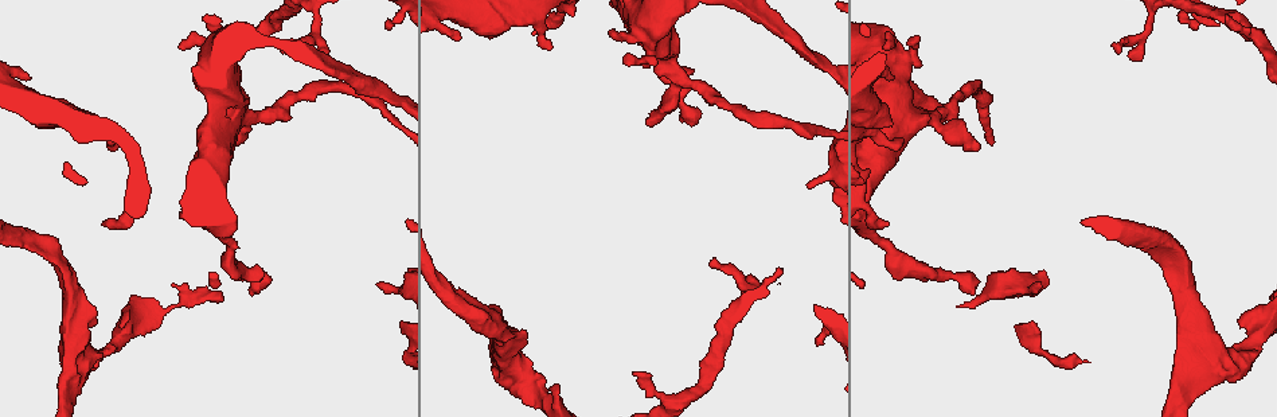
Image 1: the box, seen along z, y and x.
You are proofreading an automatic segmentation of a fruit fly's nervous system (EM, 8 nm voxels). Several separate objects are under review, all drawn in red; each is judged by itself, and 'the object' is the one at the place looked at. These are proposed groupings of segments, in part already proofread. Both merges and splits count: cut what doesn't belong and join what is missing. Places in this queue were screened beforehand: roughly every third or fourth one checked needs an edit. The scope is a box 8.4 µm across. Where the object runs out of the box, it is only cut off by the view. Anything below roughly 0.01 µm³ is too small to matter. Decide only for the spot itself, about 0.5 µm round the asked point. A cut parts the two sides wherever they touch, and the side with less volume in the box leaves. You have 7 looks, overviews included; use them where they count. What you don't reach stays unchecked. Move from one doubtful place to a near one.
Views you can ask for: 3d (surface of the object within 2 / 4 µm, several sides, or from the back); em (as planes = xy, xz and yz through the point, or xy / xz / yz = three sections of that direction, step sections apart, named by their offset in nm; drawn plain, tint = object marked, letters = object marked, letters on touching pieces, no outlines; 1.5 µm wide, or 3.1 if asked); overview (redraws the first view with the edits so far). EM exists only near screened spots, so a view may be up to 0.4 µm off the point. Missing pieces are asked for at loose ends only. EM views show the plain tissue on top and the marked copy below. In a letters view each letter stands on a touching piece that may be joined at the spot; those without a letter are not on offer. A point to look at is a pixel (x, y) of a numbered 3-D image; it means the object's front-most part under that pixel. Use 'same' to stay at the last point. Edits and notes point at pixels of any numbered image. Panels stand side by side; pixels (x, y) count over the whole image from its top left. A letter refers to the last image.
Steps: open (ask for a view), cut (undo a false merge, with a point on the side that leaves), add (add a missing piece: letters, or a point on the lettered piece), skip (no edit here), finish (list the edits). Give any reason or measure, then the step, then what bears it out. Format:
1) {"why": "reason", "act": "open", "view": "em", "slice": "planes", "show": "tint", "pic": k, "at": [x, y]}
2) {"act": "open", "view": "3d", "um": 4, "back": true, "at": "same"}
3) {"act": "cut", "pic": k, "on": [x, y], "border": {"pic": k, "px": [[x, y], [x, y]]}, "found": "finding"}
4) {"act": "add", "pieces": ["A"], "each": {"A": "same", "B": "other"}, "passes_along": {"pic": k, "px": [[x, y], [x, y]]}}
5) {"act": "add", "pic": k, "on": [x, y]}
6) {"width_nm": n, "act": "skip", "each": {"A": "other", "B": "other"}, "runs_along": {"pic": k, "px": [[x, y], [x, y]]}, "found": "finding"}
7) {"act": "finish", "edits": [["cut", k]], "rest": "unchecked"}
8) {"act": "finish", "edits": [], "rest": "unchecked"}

{"why": "an open end", "act": "open", "view": "3d", "um": 2, "back": true, "pic": 1, "at": [887, 76]}

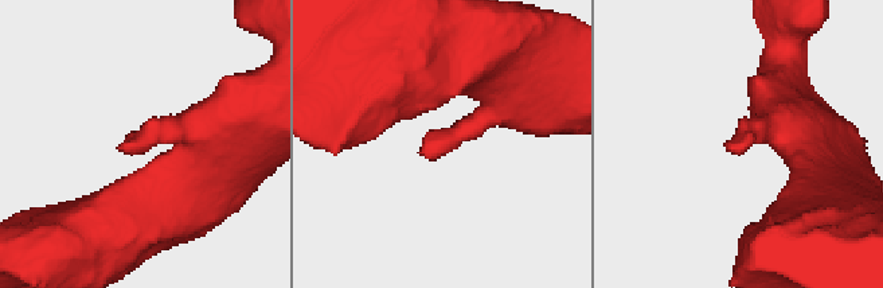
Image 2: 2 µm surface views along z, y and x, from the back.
{"act": "open", "view": "em", "slice": "yz", "step": 8, "show": "letters", "pic": 2, "at": [424, 139]}

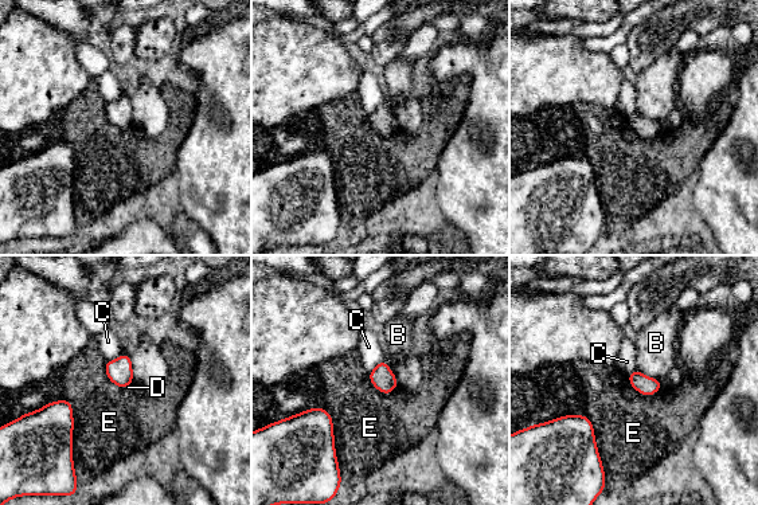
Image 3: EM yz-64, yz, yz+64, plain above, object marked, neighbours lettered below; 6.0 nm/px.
{"act": "open", "view": "em", "slice": "xz", "step": 8, "show": "letters", "at": "same"}

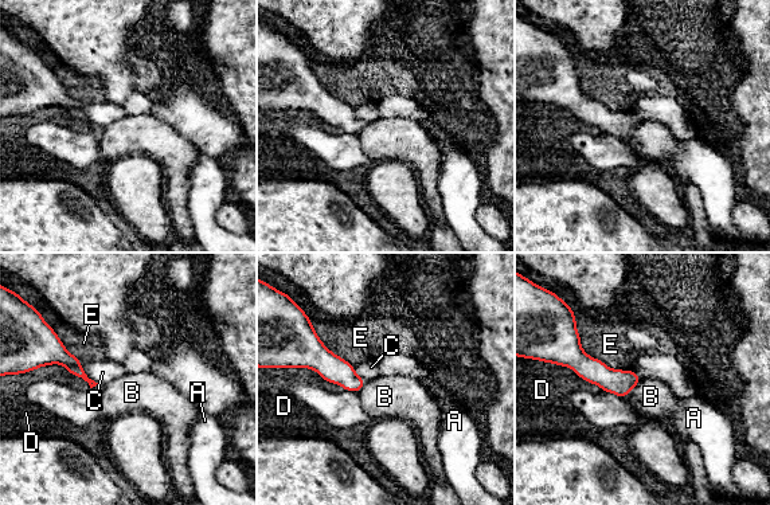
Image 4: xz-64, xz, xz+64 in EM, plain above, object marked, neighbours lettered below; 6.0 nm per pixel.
{"act": "skip", "each": {"A": "other", "B": "other", "C": "other", "D": "other", "E": "other"}, "runs_along": {"pic": 4, "px": [[566, 363], [606, 379], [636, 379]]}, "found": "no lettered piece goes on from it"}

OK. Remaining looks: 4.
{"why": "sharp bend", "act": "open", "view": "3d", "um": 4, "pic": 1, "at": [914, 51]}

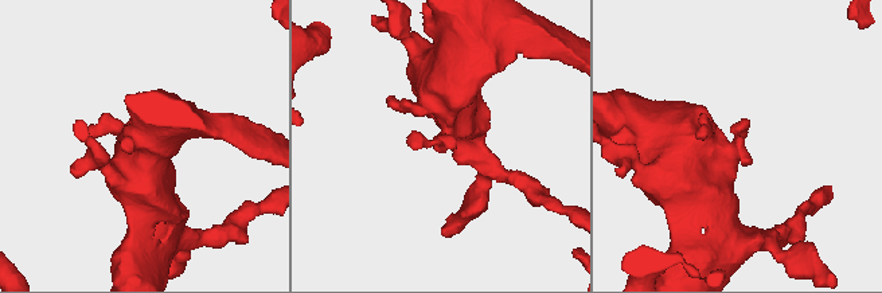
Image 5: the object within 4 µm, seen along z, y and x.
{"why": "now the EM", "act": "open", "view": "em", "um": 3.1, "slice": "xy", "step": 16, "show": "tint", "pic": 5, "at": [742, 142]}

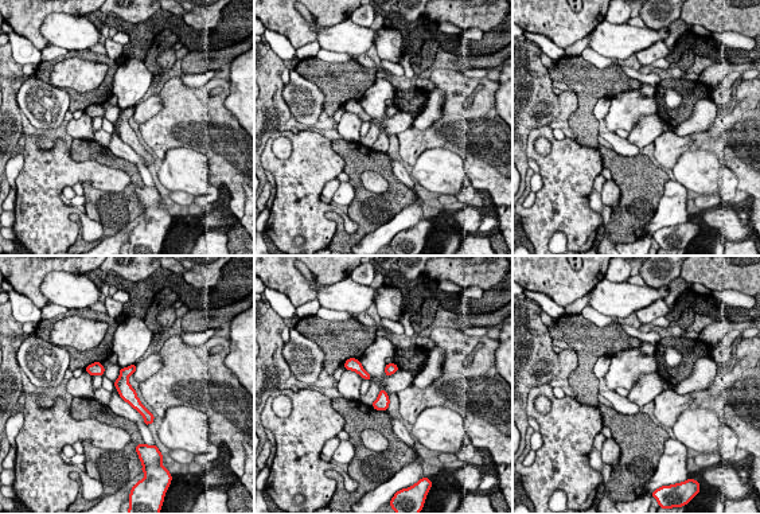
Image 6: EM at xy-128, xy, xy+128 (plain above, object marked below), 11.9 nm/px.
{"why": "another direction", "act": "open", "view": "em", "um": 3.1, "slice": "planes", "show": "letters", "at": "same"}

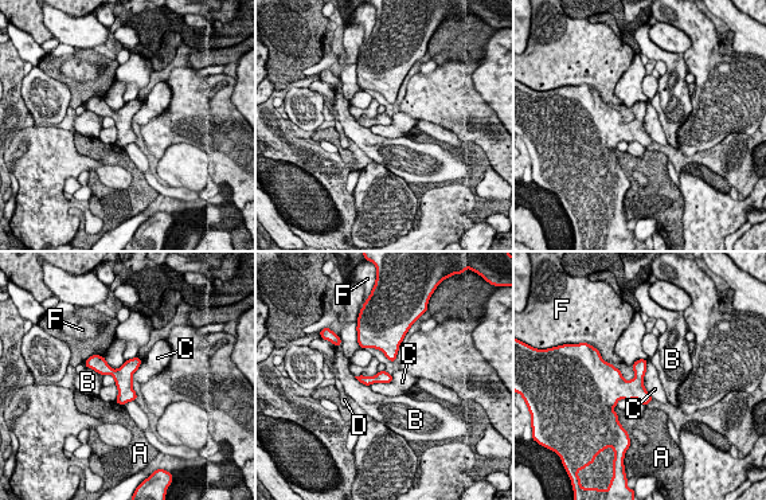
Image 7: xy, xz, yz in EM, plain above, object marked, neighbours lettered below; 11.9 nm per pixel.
{"longest_contact_nm": ["C", 460], "act": "skip", "each": {"A": "other", "B": "other", "C": "other", "D": "other", "F": "other"}, "found": "one neuron here"}

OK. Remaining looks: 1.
{"why": "end of a long branch", "act": "open", "view": "em", "slice": "planes", "show": "letters", "pic": 1, "at": [250, 292]}

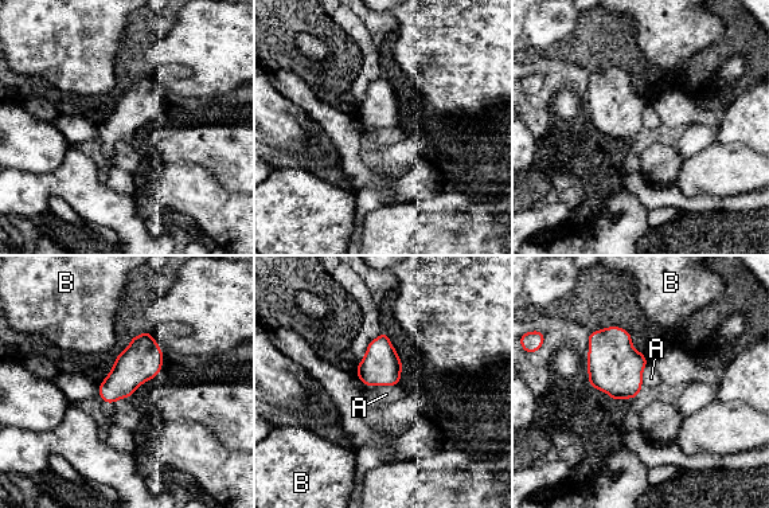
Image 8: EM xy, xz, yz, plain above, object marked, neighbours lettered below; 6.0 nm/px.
{"longest_contact_nm": ["A", 200], "act": "skip", "each": {"A": "other", "B": "other"}, "border": {"pic": 8, "px": [[398, 385], [367, 385], [365, 387]]}, "found": "none of them fits"}

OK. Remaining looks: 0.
{"act": "finish", "edits": [], "rest": "unchecked"}

